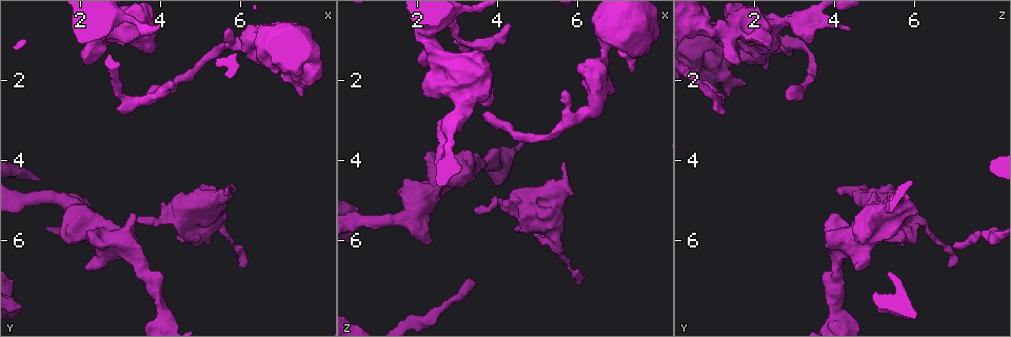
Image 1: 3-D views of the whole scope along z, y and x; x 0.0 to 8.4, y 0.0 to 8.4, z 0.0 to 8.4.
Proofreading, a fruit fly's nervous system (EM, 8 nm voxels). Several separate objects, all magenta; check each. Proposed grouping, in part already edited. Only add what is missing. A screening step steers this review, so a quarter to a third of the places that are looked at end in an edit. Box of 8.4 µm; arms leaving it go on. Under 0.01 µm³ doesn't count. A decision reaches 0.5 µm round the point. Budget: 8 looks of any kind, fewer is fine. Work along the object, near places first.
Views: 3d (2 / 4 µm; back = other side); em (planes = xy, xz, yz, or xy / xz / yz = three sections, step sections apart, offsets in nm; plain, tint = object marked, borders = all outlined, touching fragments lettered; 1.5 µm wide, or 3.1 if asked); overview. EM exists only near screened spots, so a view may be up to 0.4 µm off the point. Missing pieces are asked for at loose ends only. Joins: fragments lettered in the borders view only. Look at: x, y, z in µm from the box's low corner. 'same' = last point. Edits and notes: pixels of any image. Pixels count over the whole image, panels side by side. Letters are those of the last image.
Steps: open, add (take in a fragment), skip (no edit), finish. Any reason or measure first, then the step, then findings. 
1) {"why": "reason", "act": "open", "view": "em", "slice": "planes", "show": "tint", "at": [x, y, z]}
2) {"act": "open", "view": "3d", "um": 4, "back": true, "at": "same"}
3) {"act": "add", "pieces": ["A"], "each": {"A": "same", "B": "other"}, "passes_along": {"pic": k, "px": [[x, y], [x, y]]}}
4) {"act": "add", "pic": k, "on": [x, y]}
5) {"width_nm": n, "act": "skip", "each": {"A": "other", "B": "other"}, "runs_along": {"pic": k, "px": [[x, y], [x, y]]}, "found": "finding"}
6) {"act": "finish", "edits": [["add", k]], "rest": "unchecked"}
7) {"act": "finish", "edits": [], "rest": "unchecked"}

{"why": "branch stops here", "act": "open", "view": "3d", "um": 4, "at": [2.70, 1.05, 3.40]}

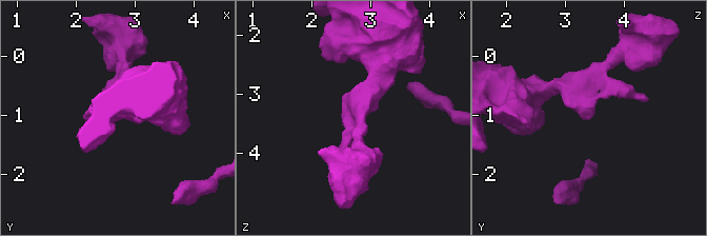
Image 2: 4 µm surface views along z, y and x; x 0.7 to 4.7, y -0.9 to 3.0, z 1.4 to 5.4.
{"act": "open", "view": "em", "slice": "planes", "show": "borders", "at": [2.75, 1.10, 3.40]}

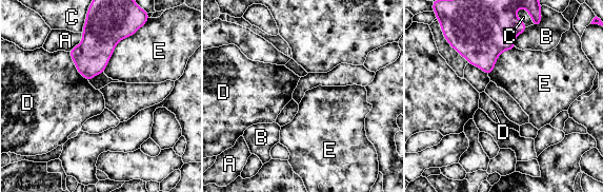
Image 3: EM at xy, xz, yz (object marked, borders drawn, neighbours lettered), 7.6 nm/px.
{"act": "skip", "each": {"A": "other", "B": "other", "C": "other", "D": "other", "E": "other"}, "border": {"pic": 3, "px": [[139, 27], [116, 45], [103, 72]]}, "found": "none of them fits"}

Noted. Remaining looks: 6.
{"why": "branch stops here", "act": "open", "view": "3d", "um": 4, "back": true, "at": [3.70, 2.55, 2.85]}

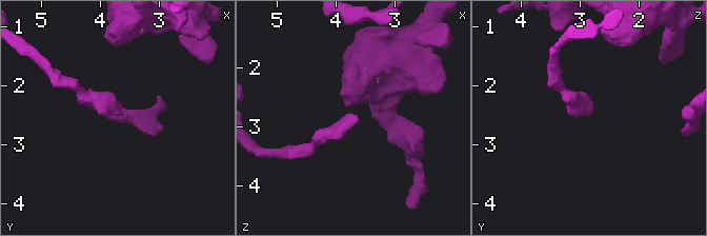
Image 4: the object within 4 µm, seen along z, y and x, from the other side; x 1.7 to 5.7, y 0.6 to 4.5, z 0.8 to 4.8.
{"why": "need the tissue", "act": "open", "view": "em", "slice": "planes", "show": "tint", "at": [3.65, 2.50, 2.85]}

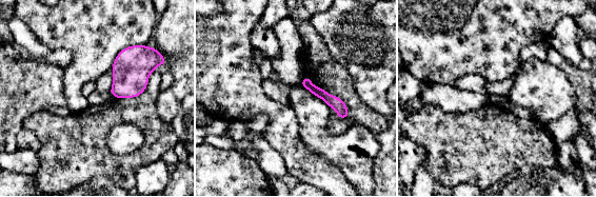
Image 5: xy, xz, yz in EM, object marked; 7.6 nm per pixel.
{"why": "see the neighbours", "act": "open", "view": "em", "slice": "planes", "show": "borders", "at": "same"}

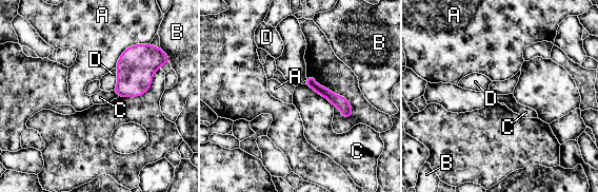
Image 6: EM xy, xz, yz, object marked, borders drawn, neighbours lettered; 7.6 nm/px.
{"act": "skip", "each": {"A": "other", "B": "other", "C": "other", "D": "other"}, "border": {"pic": 6, "px": [[115, 68], [117, 83], [113, 90]]}, "found": "no lettered fragment goes on from it"}

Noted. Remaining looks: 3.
{"why": "thick end", "act": "open", "view": "em", "slice": "xz", "step": 4, "show": "borders", "at": [5.70, 4.75, 4.10]}

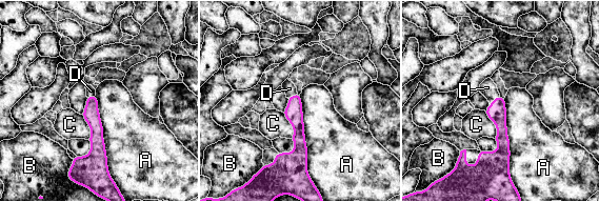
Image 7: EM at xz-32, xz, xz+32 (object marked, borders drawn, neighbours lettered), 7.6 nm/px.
{"why": "another direction", "act": "open", "view": "em", "slice": "planes", "show": "borders", "at": "same"}

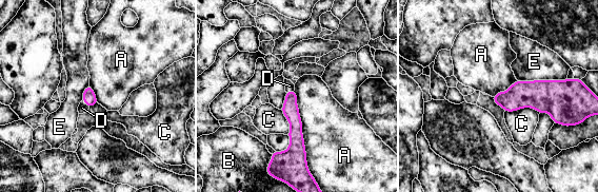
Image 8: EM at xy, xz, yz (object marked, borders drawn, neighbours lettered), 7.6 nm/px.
{"act": "add", "pieces": ["D"], "each": {"A": "other", "B": "other", "C": "other", "D": "same", "E": "other"}, "found": "the neuron continues"}

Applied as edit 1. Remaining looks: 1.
{"act": "finish", "edits": [["add", 8]], "rest": "unchecked"}

